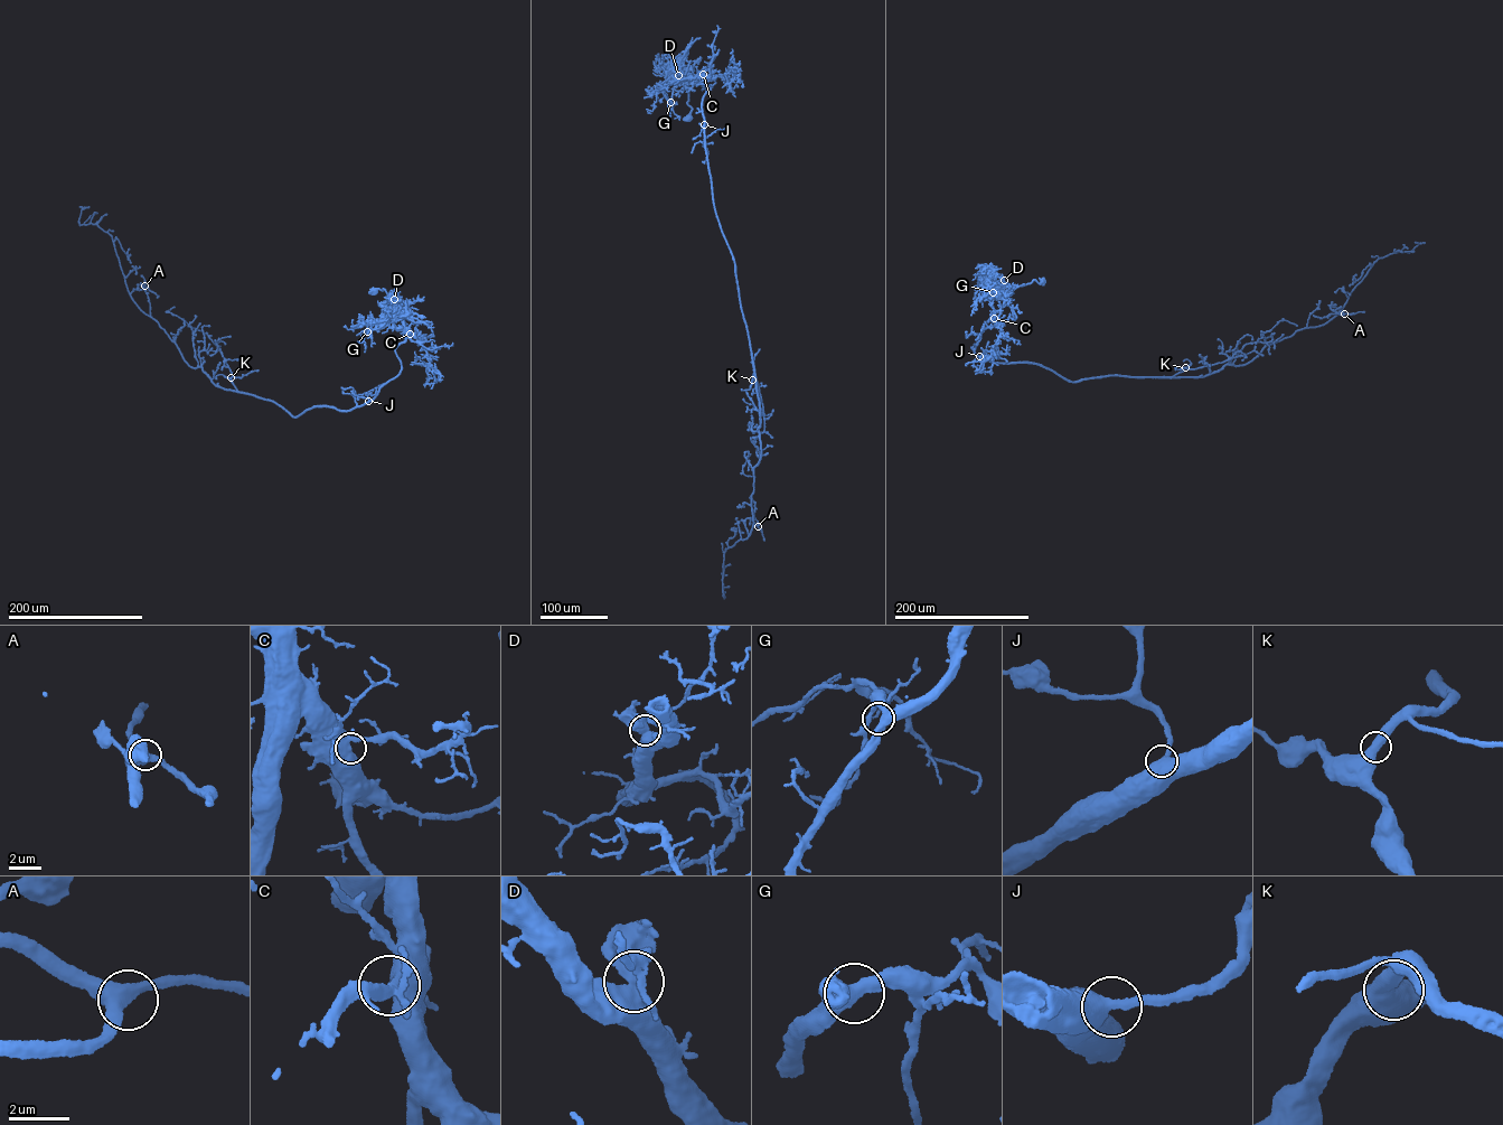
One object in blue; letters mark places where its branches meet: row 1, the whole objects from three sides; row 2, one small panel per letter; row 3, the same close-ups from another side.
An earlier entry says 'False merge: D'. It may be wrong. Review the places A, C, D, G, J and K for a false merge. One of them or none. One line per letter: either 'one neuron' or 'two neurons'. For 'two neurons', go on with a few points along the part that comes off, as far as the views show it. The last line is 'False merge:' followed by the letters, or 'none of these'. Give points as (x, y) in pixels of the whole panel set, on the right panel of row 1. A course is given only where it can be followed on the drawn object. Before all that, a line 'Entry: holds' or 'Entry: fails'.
Entry: holds
A: one neuron
C: one neuron
D: two neurons
G: one neuron
J: one neuron
K: one neuron
False merge: D

